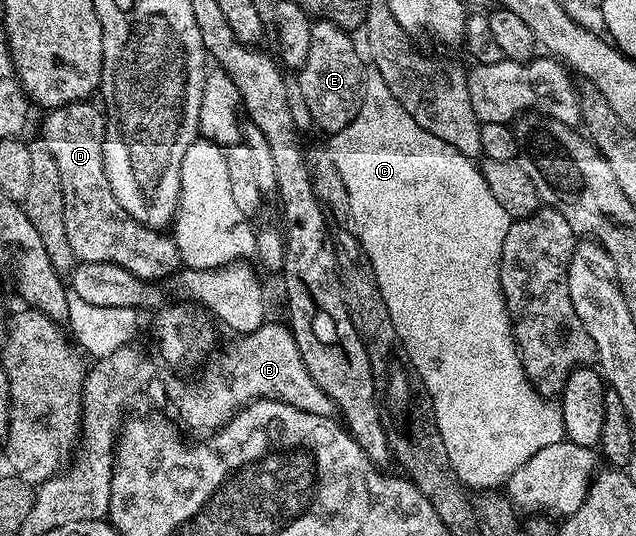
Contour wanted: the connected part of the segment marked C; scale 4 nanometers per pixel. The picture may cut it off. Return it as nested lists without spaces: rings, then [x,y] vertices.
[[[384,78],[370,80],[370,84],[362,81],[362,104],[358,113],[348,127],[329,137],[328,151],[332,162],[338,171],[338,179],[344,189],[348,220],[356,233],[362,249],[368,254],[372,262],[372,270],[376,270],[376,282],[380,286],[380,294],[384,298],[384,306],[388,306],[388,314],[392,318],[392,326],[396,326],[396,334],[400,338],[402,348],[410,359],[410,365],[418,372],[422,385],[426,388],[426,395],[434,403],[434,417],[436,426],[440,430],[440,438],[444,438],[444,450],[448,450],[448,462],[454,468],[459,481],[467,489],[494,490],[505,485],[507,478],[532,454],[540,454],[544,446],[552,446],[560,442],[566,435],[562,409],[553,399],[539,396],[538,391],[530,385],[530,379],[524,374],[524,368],[518,357],[518,347],[514,344],[514,330],[510,327],[510,315],[506,313],[504,294],[500,286],[500,254],[504,250],[504,234],[508,234],[512,223],[510,215],[496,202],[492,190],[488,190],[488,182],[484,182],[479,167],[460,154],[448,142],[440,142],[436,134],[428,134],[428,130],[421,128],[396,102],[392,90],[386,92],[388,86],[382,88]]]

